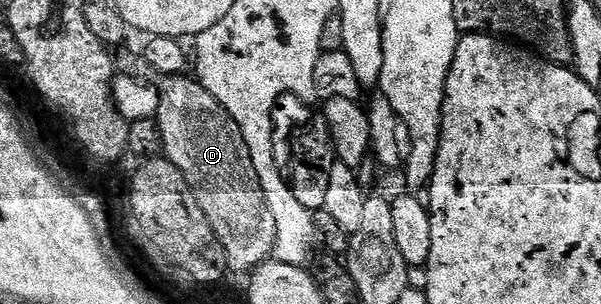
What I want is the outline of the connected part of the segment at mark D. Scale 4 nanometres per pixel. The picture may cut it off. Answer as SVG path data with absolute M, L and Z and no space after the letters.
M169 76L164 82L166 90L160 91L161 99L155 115L164 157L174 162L179 172L183 172L199 208L203 208L203 216L207 216L215 236L219 236L219 244L223 244L229 270L252 271L272 255L275 219L271 216L271 208L267 208L259 176L251 164L251 154L247 152L247 144L243 140L243 132L232 116L221 107L219 100L204 90L200 82L189 76Z

